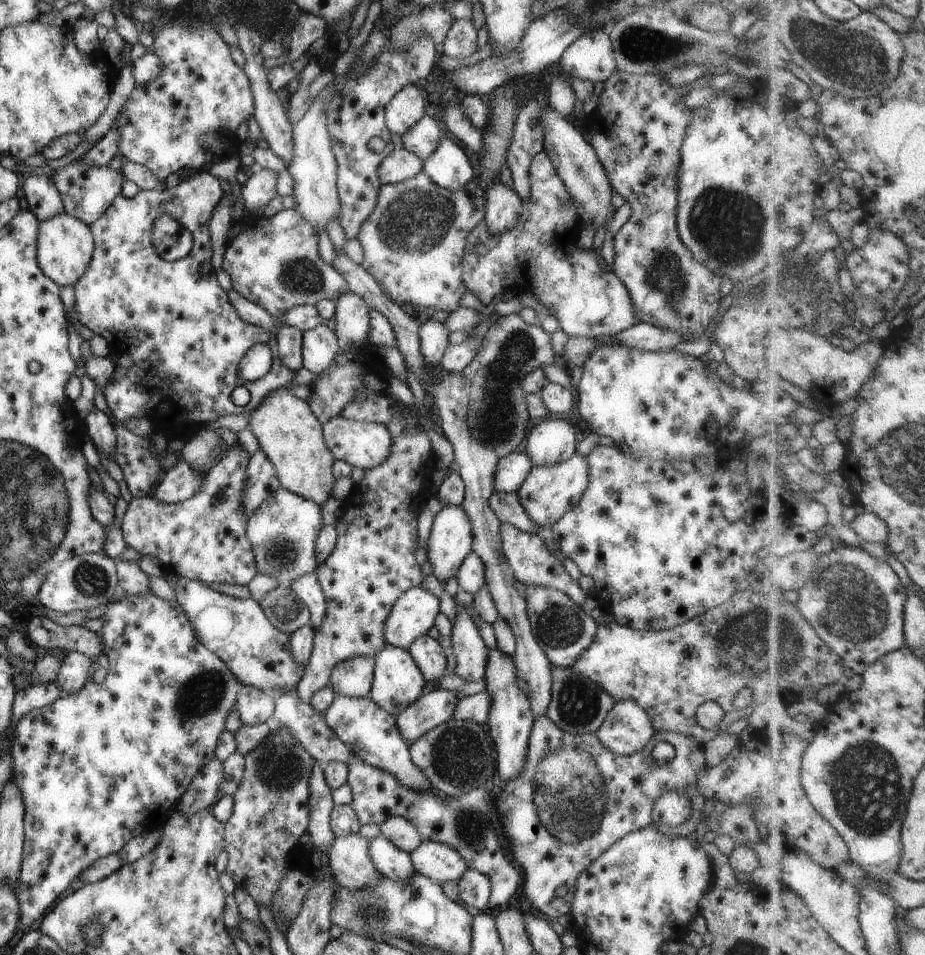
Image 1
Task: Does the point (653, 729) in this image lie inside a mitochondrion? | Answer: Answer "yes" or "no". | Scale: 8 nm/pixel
no

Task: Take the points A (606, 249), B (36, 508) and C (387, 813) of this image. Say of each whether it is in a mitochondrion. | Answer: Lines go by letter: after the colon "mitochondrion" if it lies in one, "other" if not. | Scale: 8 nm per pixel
A: other
B: mitochondrion
C: other

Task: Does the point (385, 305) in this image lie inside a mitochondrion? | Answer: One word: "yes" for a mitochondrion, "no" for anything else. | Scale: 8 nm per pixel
no

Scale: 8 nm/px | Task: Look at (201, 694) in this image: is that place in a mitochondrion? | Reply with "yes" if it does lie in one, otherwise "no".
yes

